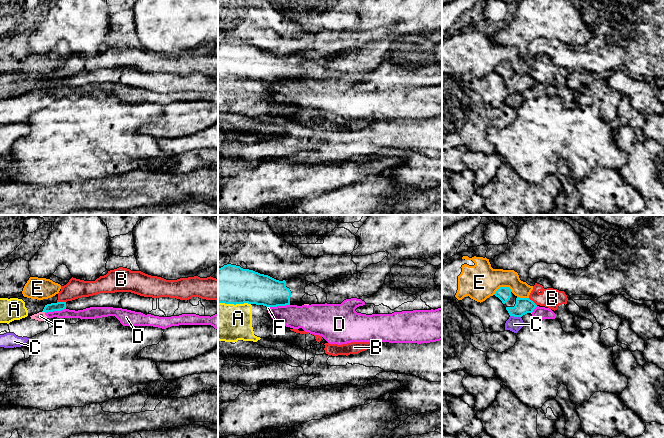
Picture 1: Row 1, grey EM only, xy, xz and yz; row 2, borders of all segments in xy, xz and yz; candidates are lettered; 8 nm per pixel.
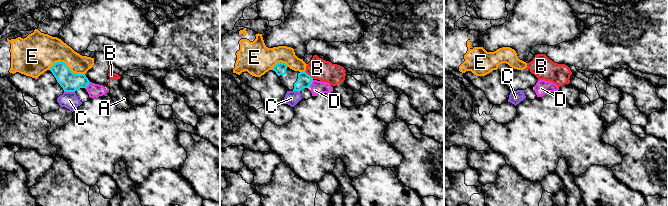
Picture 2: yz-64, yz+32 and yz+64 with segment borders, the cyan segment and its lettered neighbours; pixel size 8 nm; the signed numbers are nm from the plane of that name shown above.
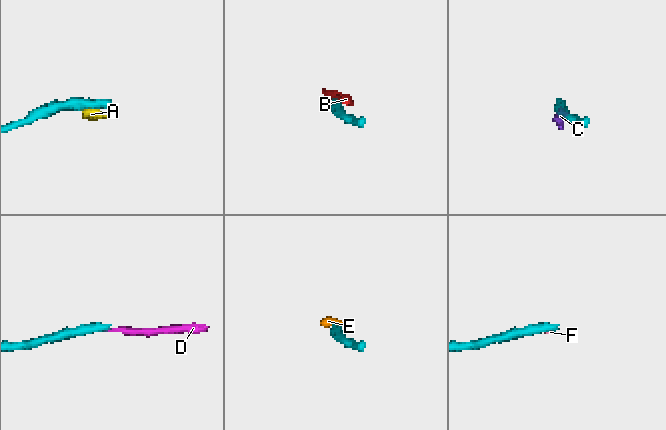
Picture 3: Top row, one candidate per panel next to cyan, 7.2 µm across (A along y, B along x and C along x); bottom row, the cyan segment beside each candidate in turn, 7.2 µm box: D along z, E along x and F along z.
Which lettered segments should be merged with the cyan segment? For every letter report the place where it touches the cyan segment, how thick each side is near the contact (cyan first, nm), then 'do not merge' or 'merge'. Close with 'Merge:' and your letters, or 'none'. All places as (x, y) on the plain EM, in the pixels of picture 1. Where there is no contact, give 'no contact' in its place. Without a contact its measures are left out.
A: meets cyan in xz at (234, 80); 320 nm thick on the cyan side, 300 nm on the other; do not merge
B: meets cyan in xy at (61, 78); 70 nm thick on the cyan side, 160 nm on the other; do not merge
C: meets cyan in yz at (515, 92); 130 nm thick on the cyan side, 120 nm on the other; do not merge
D: meets cyan in xy at (55, 86); 70 nm thick on the cyan side, 80 nm on the other; do not merge
E: meets cyan in yz at (502, 63); 110 nm thick on the cyan side, 280 nm on the other; do not merge
F: meets cyan in xy at (44, 87); 70 nm thick on the cyan side, 70 nm on the other; do not merge
Merge: none

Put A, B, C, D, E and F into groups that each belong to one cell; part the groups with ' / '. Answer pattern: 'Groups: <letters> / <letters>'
Groups: A B / C D F / E

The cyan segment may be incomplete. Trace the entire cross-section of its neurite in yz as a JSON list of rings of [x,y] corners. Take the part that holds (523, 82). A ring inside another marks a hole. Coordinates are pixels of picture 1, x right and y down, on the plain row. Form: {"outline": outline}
{"outline": [[[500,63],[494,71],[502,77],[510,92],[522,93],[537,83],[529,74],[515,72],[509,63]]]}

